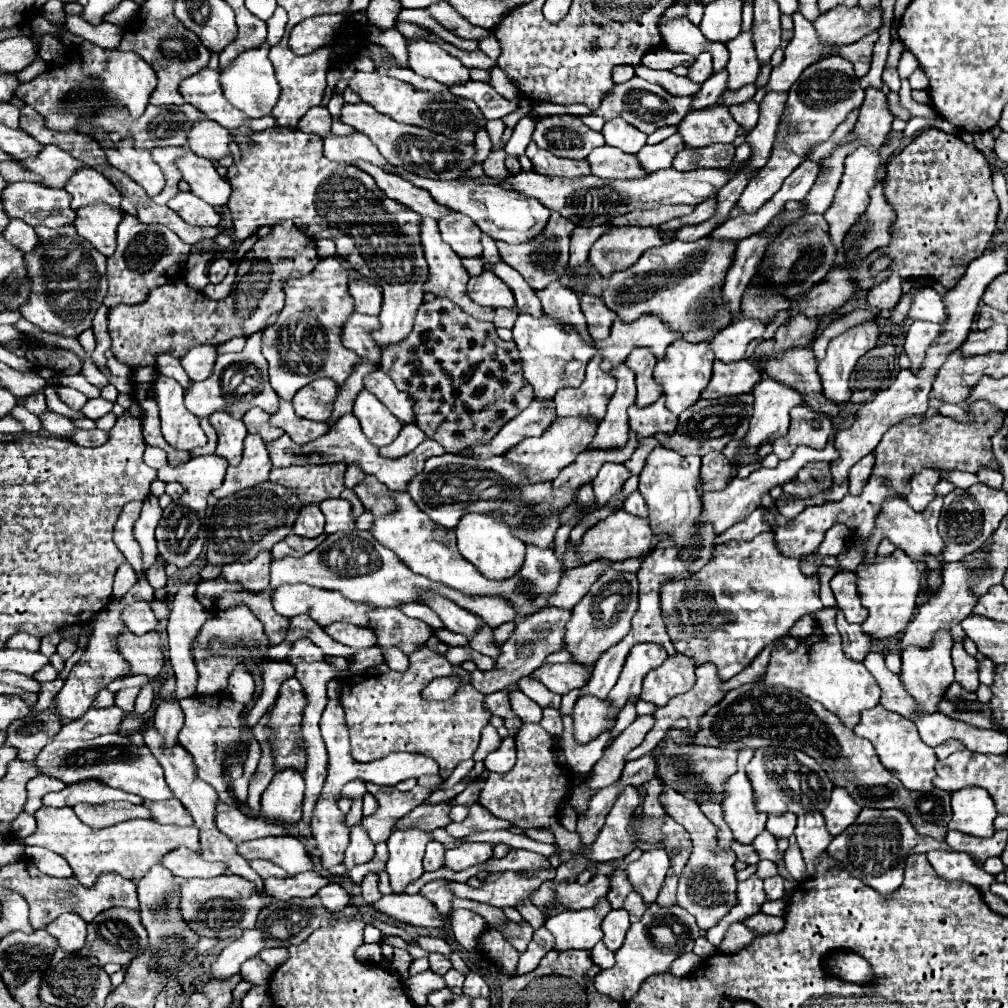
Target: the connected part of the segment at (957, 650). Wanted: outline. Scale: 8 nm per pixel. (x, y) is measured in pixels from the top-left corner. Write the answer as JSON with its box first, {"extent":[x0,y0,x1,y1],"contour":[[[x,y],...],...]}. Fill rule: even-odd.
{"extent":[952,642,978,692],"contour":[[[956,642],[952,648],[952,660],[956,668],[956,682],[968,688],[970,692],[976,692],[978,688],[978,660],[970,654],[966,654],[962,642]]]}

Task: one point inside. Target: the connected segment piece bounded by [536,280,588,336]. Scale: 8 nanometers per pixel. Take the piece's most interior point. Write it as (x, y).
(558, 300)

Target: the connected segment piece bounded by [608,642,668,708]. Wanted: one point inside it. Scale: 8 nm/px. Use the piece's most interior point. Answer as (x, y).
(644, 657)

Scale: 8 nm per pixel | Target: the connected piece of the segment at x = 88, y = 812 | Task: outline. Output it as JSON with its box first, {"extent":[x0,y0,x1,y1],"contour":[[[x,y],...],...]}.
{"extent":[74,802,150,828],"contour":[[[106,802],[100,806],[76,804],[74,812],[90,828],[114,826],[118,822],[132,820],[132,818],[150,818],[150,812],[144,806],[136,806],[130,802]]]}

